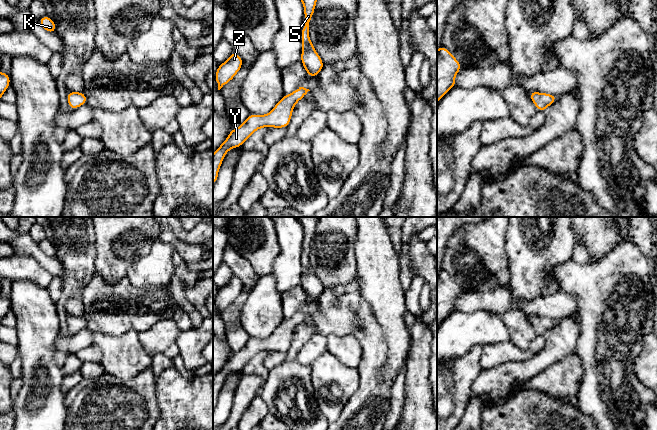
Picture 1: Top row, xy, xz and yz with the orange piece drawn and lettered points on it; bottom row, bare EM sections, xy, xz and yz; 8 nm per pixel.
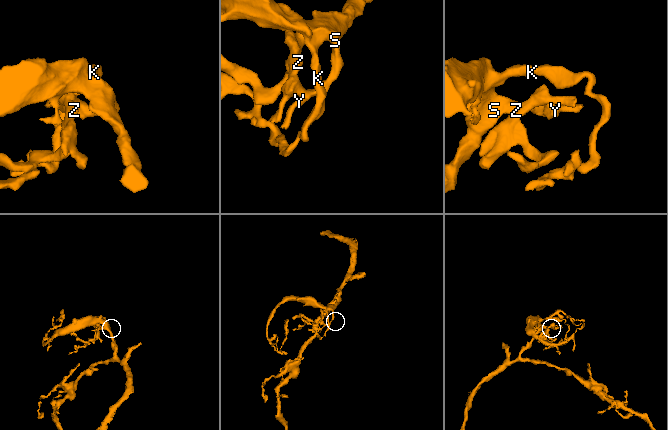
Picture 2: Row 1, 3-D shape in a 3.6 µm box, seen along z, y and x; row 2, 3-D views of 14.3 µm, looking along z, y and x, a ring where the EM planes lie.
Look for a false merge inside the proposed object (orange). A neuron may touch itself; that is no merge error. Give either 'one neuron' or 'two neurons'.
one neuron

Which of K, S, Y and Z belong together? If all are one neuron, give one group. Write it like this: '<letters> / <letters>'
K S Y Z

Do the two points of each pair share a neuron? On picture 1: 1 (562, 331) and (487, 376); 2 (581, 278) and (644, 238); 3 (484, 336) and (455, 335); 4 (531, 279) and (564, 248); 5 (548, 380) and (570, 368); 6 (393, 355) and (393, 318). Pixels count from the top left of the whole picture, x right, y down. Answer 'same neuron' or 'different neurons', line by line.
1: same neuron
2: different neurons
3: same neuron
4: same neuron
5: same neuron
6: same neuron

